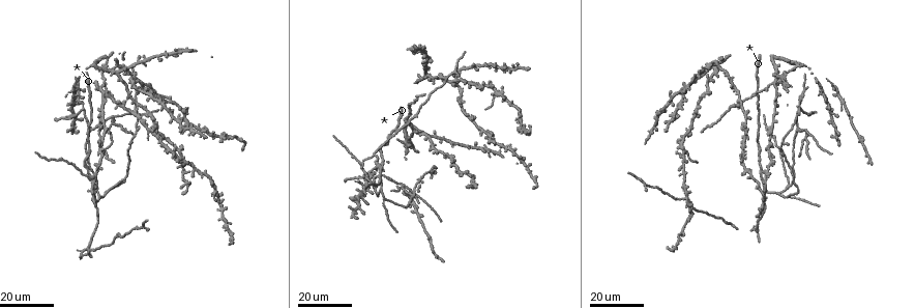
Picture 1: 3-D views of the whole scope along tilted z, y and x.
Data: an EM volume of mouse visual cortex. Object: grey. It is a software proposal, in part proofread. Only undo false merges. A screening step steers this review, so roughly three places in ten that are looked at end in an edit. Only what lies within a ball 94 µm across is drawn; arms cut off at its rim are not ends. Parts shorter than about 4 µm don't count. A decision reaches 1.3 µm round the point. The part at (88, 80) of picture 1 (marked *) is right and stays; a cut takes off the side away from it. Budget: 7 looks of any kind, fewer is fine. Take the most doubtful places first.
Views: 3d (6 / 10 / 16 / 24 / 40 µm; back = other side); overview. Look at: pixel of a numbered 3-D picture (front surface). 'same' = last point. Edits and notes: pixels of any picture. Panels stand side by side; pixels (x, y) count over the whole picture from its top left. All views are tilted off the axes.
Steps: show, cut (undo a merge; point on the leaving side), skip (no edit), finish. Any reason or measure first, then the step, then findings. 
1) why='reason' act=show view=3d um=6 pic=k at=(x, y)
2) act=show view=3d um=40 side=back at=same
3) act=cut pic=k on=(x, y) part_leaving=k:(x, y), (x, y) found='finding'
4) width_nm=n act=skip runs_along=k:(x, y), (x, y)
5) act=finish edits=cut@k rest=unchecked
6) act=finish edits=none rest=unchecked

why='four or more arms meet' act=show view=3d um=24 pic=1 at=(184, 160)

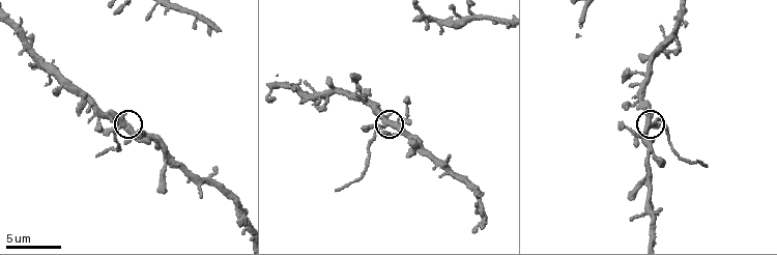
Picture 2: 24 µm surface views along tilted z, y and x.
act=show view=3d um=10 pic=2 at=(385, 126)

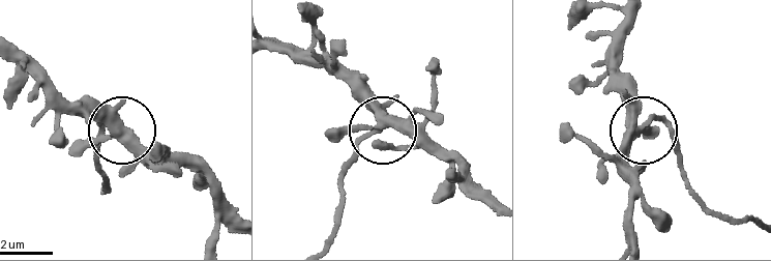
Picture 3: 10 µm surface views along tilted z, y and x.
arms=4 act=skip runs_along=3:(628, 25), (619, 95), (635, 123), (659, 122), (677, 139) found='all the same neuron'

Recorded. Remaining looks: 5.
act=show view=3d um=24 pic=1 at=(790, 184)

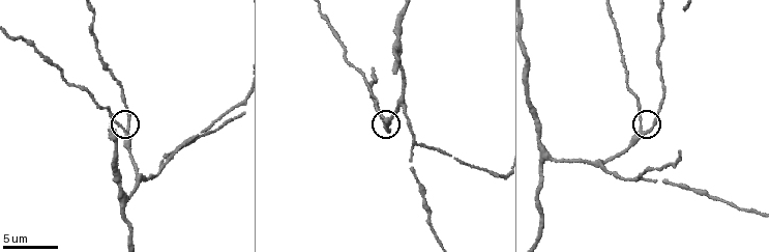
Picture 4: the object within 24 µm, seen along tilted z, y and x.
act=show view=3d um=6 pic=4 at=(641, 132)

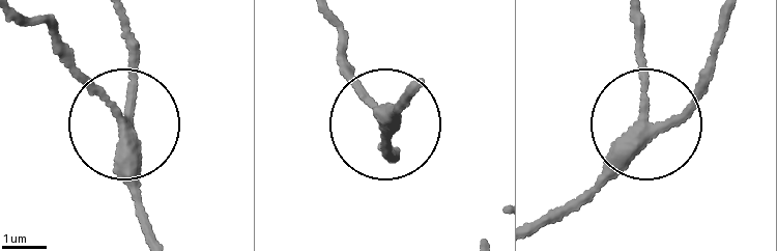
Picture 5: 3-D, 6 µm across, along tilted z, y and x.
side_arm_um=35 act=skip runs_along=5:(154, 234), (125, 126), (55, 54) found='one neuron here'

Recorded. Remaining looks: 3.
why='side arm on a straight run' act=show view=3d um=24 pic=1 at=(377, 166)

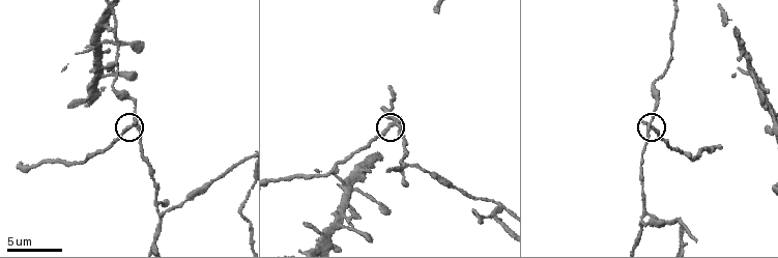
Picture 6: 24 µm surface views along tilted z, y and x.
act=show view=3d um=10 pic=6 at=(398, 122)

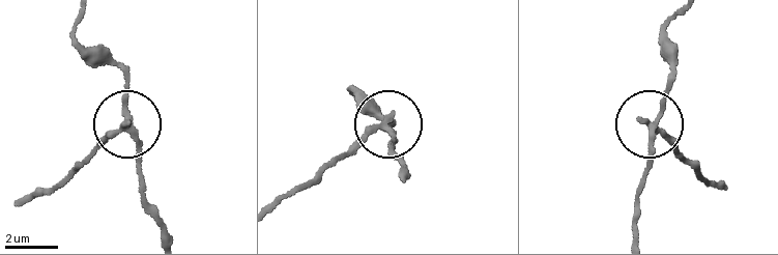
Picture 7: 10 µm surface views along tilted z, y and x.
act=cut pic=7 on=(101, 144) part_leaving=7:(119, 132), (28, 200) found='a second neuron is stuck on'

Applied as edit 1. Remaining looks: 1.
why='branch point' act=show view=3d um=10 pic=4 at=(162, 166)

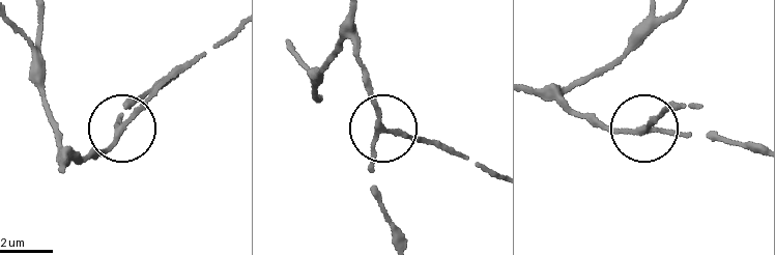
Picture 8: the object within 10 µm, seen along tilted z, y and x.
width_nm=180 act=skip runs_along=8:(61, 168), (69, 153), (82, 156), (109, 144), (128, 103) found='all the same neuron'

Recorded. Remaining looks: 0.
act=finish edits=cut@7 rest=unchecked

